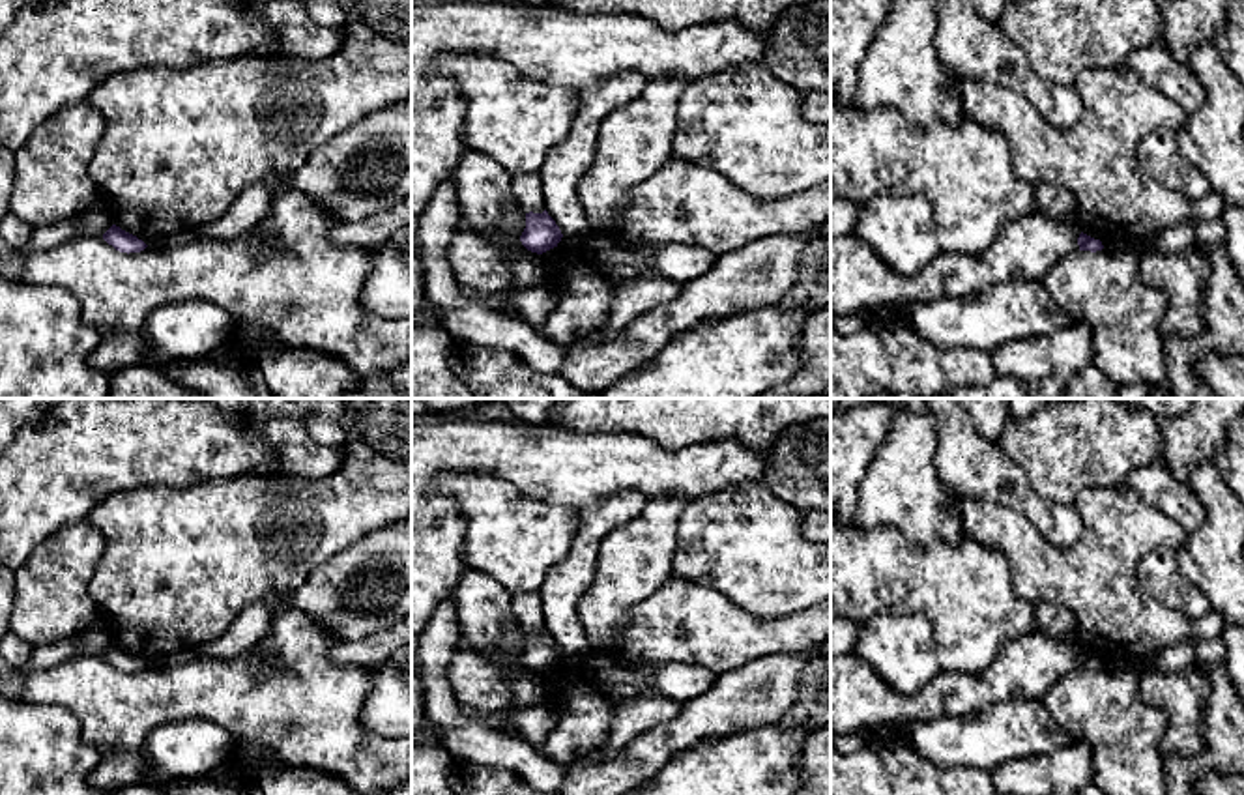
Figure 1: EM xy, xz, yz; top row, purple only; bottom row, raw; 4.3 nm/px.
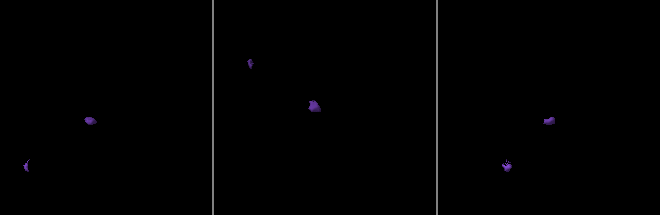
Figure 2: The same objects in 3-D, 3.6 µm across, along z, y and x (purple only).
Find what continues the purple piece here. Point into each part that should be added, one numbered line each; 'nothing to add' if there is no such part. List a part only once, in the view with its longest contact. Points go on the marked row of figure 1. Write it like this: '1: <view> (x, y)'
1: xz (528, 189)

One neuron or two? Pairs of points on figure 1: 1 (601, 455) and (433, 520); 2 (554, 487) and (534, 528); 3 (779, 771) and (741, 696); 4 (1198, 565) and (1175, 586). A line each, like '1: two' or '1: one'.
1: one
2: two
3: two
4: two

